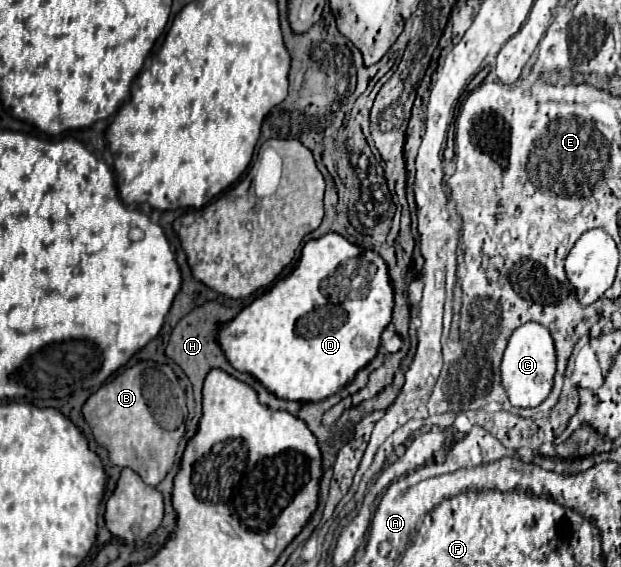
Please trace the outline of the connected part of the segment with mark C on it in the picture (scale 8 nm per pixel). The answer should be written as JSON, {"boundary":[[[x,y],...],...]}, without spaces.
{"boundary":[[[527,322],[519,326],[509,338],[509,344],[505,348],[503,362],[501,362],[501,382],[509,394],[511,404],[519,408],[539,406],[553,390],[553,378],[557,370],[555,362],[557,362],[557,354],[555,354],[551,332],[537,322]]]}

